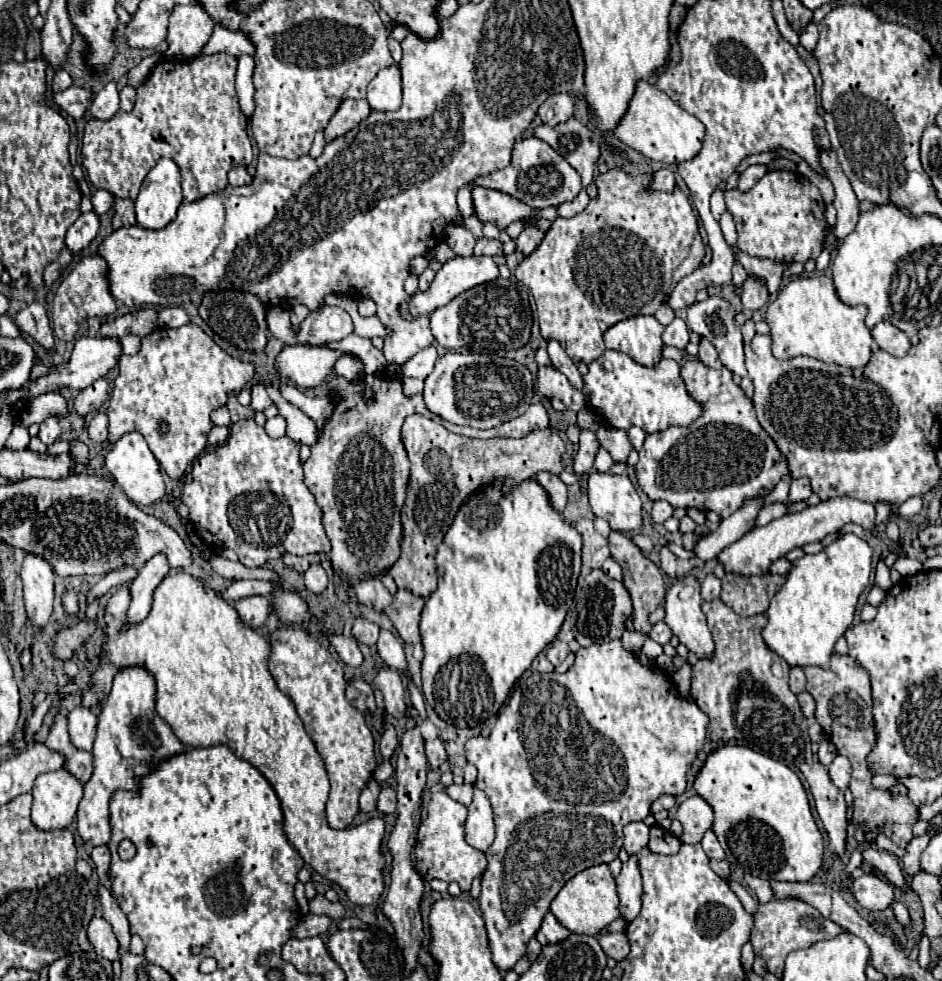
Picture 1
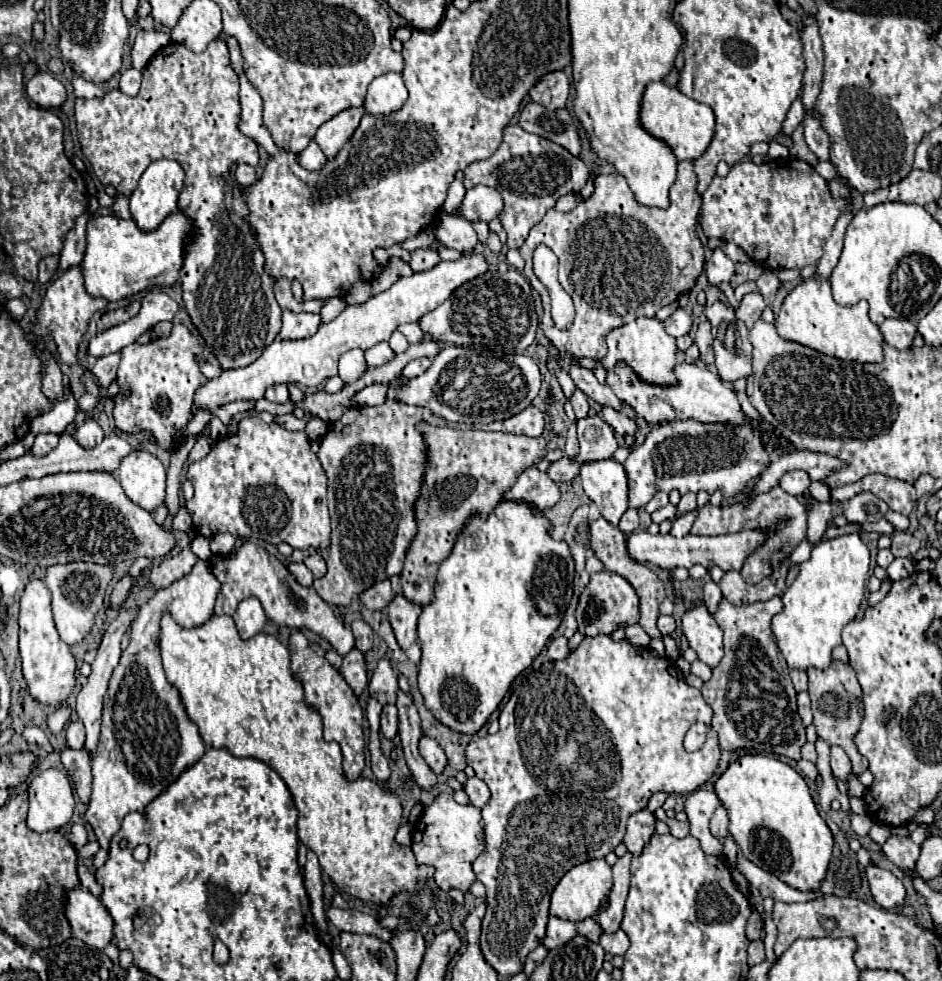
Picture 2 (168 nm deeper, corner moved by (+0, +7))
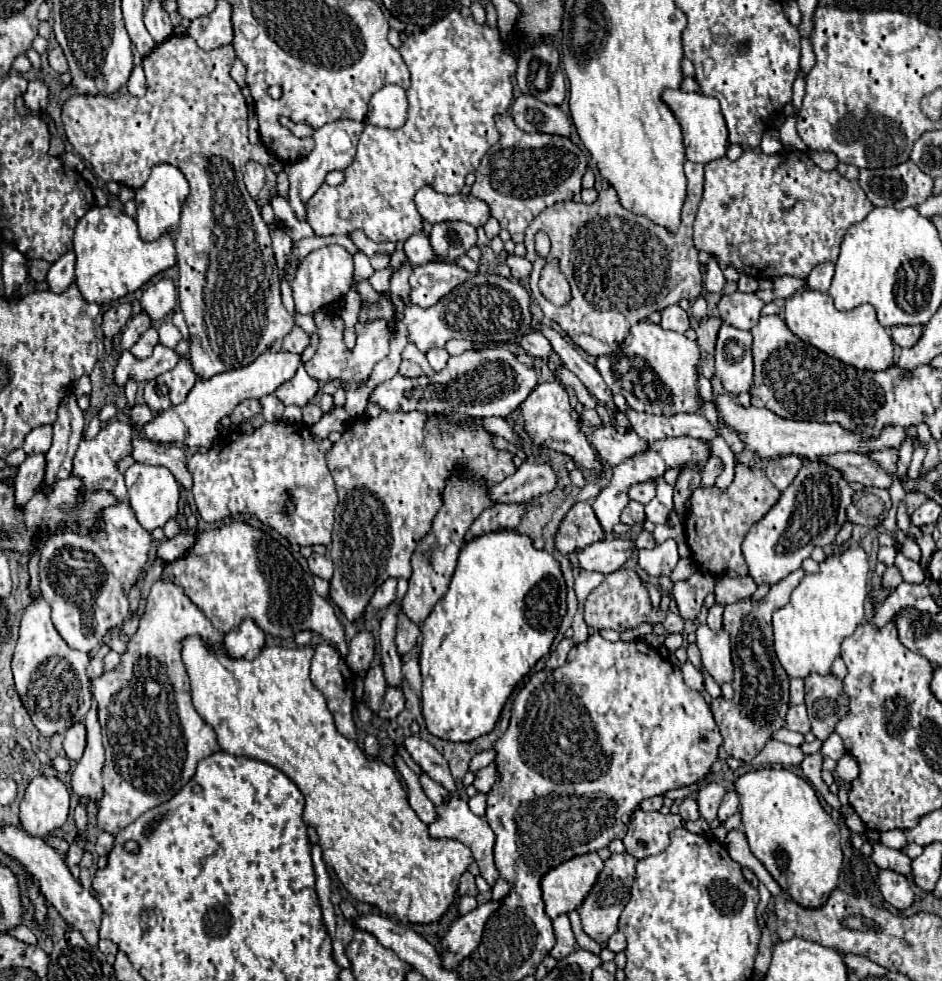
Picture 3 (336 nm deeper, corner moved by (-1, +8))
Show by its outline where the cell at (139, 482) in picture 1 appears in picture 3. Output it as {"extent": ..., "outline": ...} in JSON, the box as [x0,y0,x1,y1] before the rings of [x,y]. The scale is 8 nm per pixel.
{"extent":[125,462,179,530],"outline":[[[135,462],[127,472],[125,472],[125,486],[127,486],[127,494],[129,494],[129,504],[135,512],[137,522],[147,530],[155,530],[155,528],[163,528],[167,520],[175,518],[179,512],[179,484],[175,480],[175,476],[163,468],[163,466],[143,466],[139,462]]]}

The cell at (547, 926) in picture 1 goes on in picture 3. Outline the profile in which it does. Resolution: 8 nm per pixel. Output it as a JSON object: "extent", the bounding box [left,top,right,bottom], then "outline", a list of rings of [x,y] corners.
{"extent":[549,914,577,960],"outline":[[[561,914],[559,918],[553,920],[553,928],[555,928],[557,944],[553,946],[553,950],[549,954],[553,958],[561,960],[561,958],[569,956],[577,948],[577,942],[575,942],[575,936],[573,936],[573,930],[571,930],[571,924],[569,924],[569,918],[565,914]]]}

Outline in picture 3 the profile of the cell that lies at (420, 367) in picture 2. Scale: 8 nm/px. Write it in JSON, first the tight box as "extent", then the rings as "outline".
{"extent":[399,360,423,378],"outline":[[[403,360],[401,362],[401,368],[399,368],[399,374],[401,376],[407,376],[407,378],[419,378],[419,376],[423,376],[423,370],[421,370],[419,364],[409,362],[409,360]]]}

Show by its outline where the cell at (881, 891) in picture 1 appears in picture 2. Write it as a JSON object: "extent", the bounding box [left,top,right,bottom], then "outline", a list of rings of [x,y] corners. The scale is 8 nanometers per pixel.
{"extent":[866,865,904,909],"outline":[[[876,865],[866,867],[866,879],[872,891],[874,901],[884,909],[896,909],[904,905],[904,885],[902,881],[888,869],[880,869]]]}

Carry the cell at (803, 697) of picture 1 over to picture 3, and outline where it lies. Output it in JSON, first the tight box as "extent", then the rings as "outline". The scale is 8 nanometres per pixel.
{"extent":[785,704,811,734],"outline":[[[803,704],[799,706],[791,706],[785,714],[785,728],[787,730],[793,730],[793,732],[799,732],[799,734],[805,734],[811,730],[809,726],[809,718],[807,718],[807,710]]]}

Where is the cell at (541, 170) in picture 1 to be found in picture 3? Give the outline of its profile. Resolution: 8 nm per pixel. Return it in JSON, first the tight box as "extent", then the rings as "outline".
{"extent":[471,116,587,242],"outline":[[[497,116],[495,126],[501,134],[499,142],[487,150],[477,168],[471,194],[487,202],[491,216],[499,220],[501,228],[509,230],[513,242],[523,242],[525,228],[547,206],[561,200],[571,200],[581,192],[581,178],[587,170],[587,156],[571,138],[557,134],[527,134],[513,124],[511,116]]]}

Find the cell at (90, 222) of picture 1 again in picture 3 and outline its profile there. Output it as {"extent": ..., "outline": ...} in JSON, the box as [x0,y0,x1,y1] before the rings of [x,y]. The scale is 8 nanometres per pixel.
{"extent":[47,252,75,294],"outline":[[[67,252],[67,254],[63,254],[63,258],[53,262],[49,272],[47,272],[49,290],[55,292],[55,294],[63,294],[75,280],[73,270],[75,270],[75,254]]]}

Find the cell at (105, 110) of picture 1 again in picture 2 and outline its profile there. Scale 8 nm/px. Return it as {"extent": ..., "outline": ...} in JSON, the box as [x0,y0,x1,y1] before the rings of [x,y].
{"extent":[74,77,106,99],"outline":[[[74,77],[74,95],[84,97],[84,99],[92,99],[92,97],[104,97],[106,91],[98,83],[90,83],[82,77]]]}

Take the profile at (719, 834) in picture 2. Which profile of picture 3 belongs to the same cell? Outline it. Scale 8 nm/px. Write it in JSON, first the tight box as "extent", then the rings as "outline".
{"extent":[719,790,739,822],"outline":[[[735,790],[733,792],[727,792],[725,798],[723,798],[723,804],[719,806],[719,820],[725,822],[737,810],[739,810],[739,794]]]}

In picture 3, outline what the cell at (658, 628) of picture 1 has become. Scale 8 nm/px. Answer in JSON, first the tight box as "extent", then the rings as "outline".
{"extent":[663,612,683,632],"outline":[[[669,612],[667,618],[663,620],[663,628],[665,628],[667,632],[683,632],[683,618],[681,618],[679,614]]]}

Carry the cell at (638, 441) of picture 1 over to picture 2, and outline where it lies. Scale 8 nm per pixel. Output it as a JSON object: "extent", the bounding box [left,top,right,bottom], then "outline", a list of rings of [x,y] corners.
{"extent":[602,407,638,435],"outline":[[[602,407],[602,419],[618,433],[618,435],[636,435],[638,433],[638,421],[634,417],[628,417],[624,413],[618,413],[610,407]]]}

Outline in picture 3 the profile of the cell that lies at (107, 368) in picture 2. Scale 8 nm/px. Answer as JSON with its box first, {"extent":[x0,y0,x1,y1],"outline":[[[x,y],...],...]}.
{"extent":[121,312,151,352],"outline":[[[139,312],[137,316],[133,316],[131,318],[131,322],[125,326],[125,330],[123,330],[123,334],[121,334],[121,352],[123,350],[129,350],[135,342],[137,342],[137,338],[147,330],[151,326],[151,318],[149,318],[149,314],[145,314],[145,312]]]}

